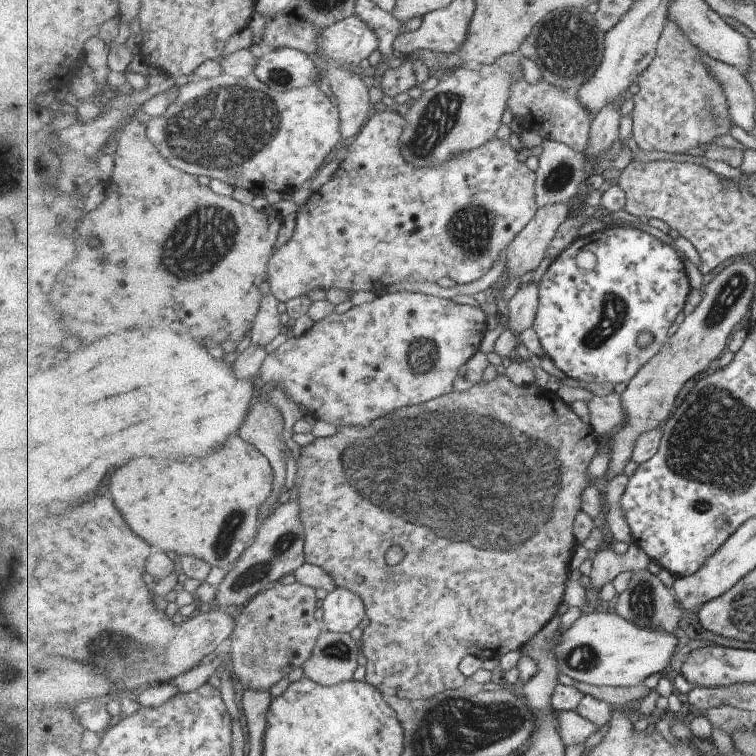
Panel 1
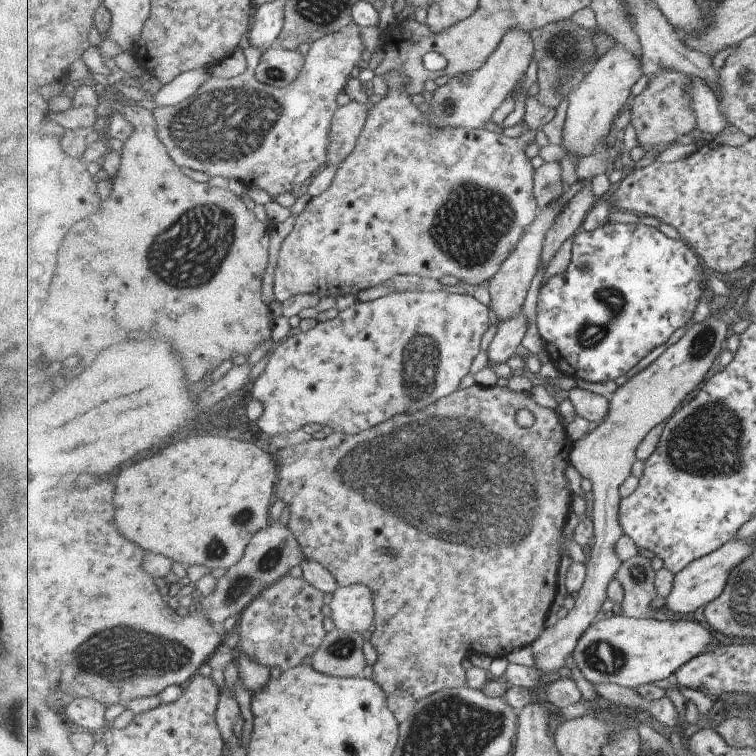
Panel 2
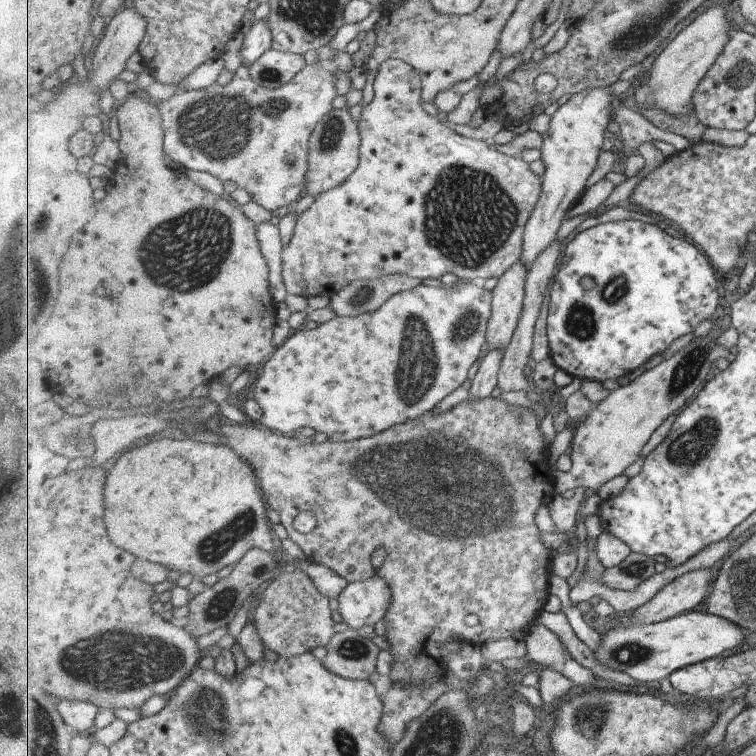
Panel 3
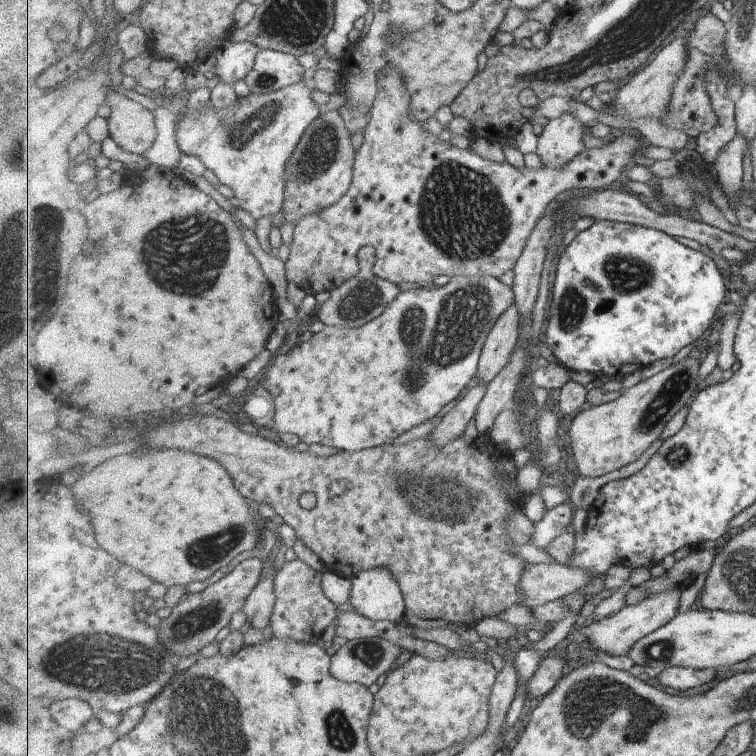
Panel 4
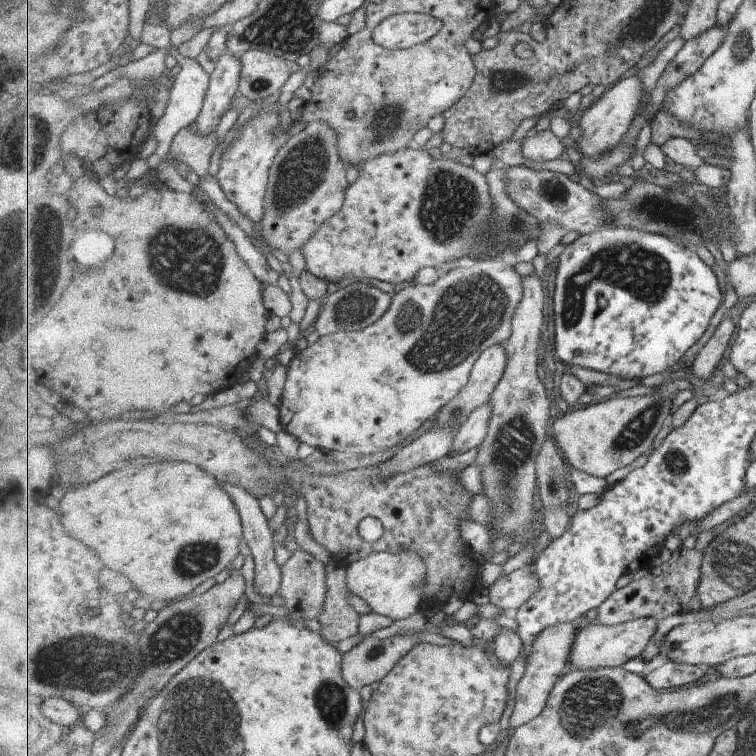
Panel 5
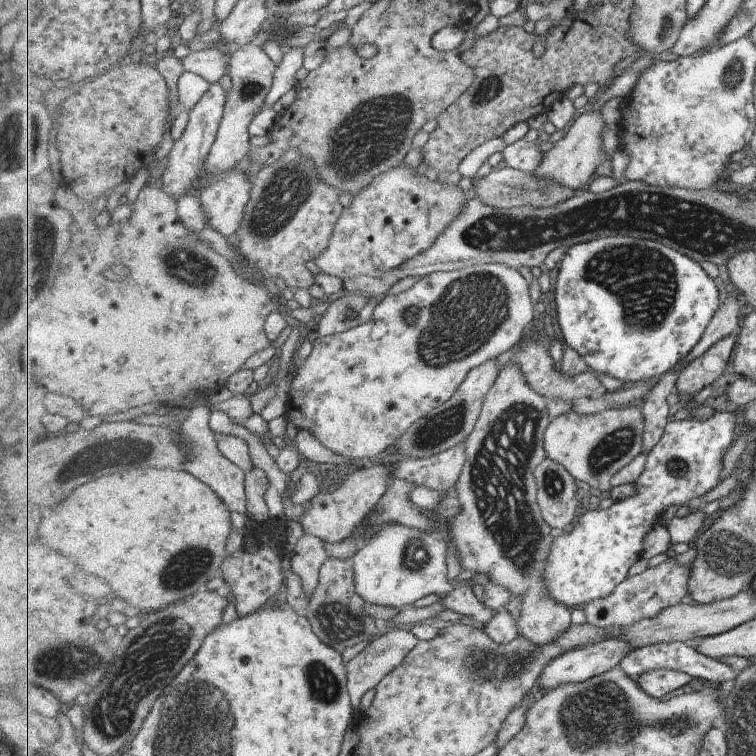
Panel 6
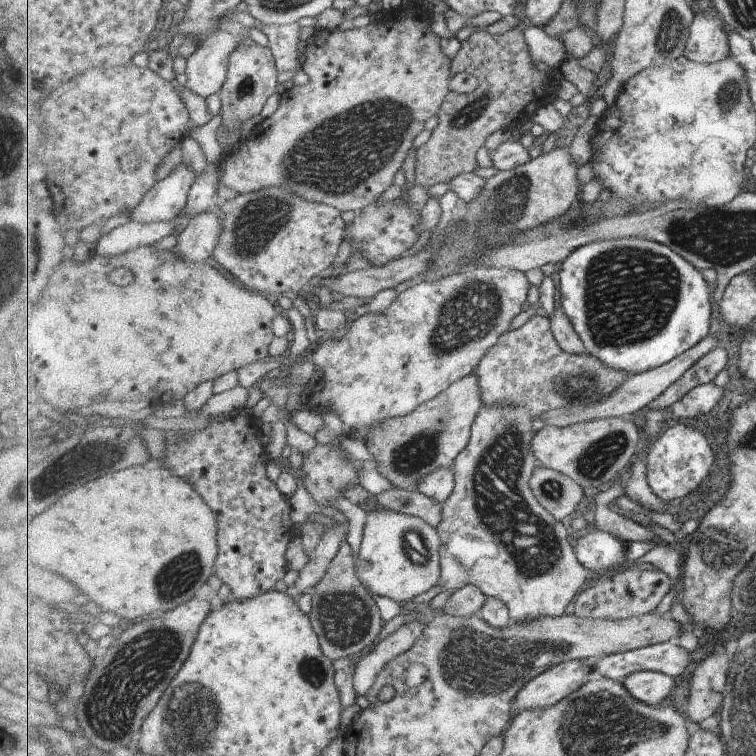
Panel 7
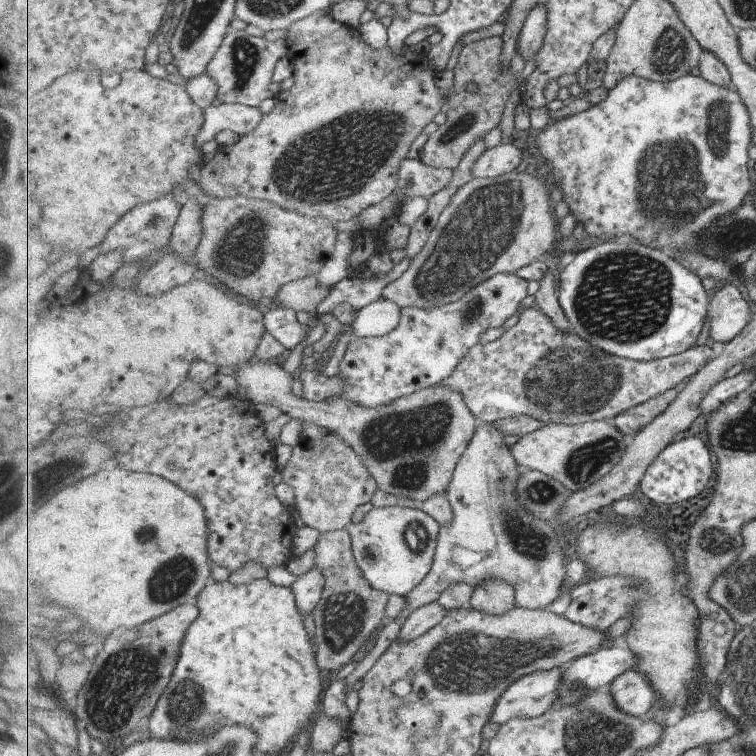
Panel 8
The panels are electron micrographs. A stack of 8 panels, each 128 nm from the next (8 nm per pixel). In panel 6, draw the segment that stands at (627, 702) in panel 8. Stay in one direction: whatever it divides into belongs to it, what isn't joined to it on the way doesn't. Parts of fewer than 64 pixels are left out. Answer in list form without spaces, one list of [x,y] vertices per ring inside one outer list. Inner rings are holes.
[[[655,669],[643,673],[639,678],[639,683],[641,688],[649,693],[649,696],[660,700],[660,698],[665,698],[667,694],[687,686],[691,680],[693,680],[693,676],[689,676],[685,672]]]

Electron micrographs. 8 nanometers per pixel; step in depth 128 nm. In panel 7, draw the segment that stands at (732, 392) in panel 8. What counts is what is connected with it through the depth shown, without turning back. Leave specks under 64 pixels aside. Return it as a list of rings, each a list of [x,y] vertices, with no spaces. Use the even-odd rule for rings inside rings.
[[[709,380],[693,388],[680,401],[673,404],[673,414],[681,419],[707,414],[724,396],[724,388],[713,385]]]

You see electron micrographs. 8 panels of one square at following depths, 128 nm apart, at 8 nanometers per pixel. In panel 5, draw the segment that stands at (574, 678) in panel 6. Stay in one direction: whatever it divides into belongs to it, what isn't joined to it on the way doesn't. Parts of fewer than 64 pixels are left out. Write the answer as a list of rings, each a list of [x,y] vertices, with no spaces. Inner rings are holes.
[[[639,618],[639,620],[624,622],[615,626],[607,626],[596,620],[590,623],[582,622],[579,625],[573,648],[571,648],[571,654],[569,654],[569,665],[572,666],[572,670],[622,667],[631,658],[640,656],[645,652],[645,648],[649,646],[649,640],[655,636],[655,628],[657,628],[655,618]]]

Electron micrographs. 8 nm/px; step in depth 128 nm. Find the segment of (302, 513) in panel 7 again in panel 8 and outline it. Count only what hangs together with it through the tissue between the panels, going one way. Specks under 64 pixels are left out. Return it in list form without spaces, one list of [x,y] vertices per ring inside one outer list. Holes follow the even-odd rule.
[[[372,507],[357,524],[346,527],[351,536],[353,558],[371,586],[389,595],[408,596],[432,571],[441,526],[422,508]]]

